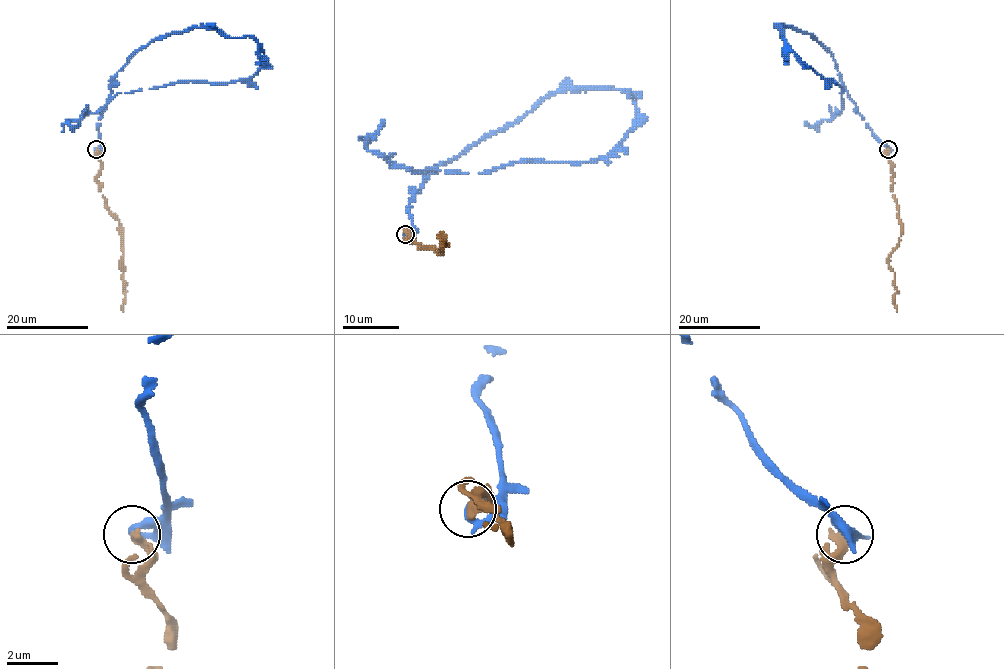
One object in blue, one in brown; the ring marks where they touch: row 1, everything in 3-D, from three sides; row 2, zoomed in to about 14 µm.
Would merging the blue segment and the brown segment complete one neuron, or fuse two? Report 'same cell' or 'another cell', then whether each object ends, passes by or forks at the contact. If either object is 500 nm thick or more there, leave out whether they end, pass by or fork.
another cell | blue ends | brown ends

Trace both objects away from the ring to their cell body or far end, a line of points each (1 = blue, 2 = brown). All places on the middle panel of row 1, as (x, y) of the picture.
1: (406, 234), (427, 171), (555, 93), (620, 89), (636, 108), (638, 121), (604, 157), (445, 170)
2: (406, 234), (420, 247), (439, 252), (441, 234), (443, 247)

